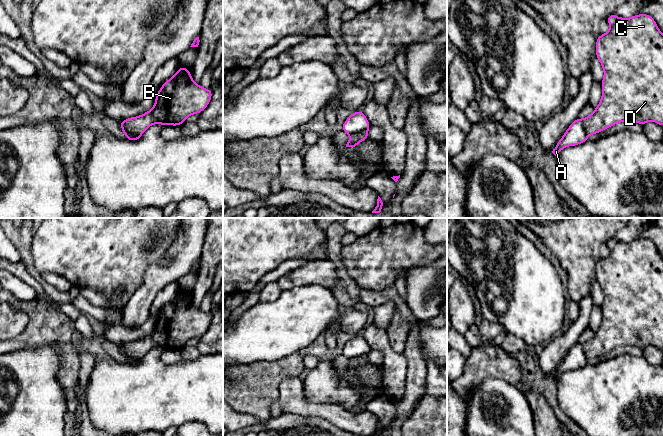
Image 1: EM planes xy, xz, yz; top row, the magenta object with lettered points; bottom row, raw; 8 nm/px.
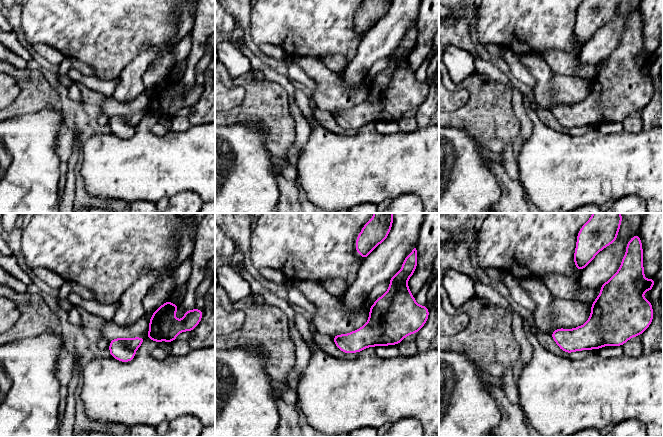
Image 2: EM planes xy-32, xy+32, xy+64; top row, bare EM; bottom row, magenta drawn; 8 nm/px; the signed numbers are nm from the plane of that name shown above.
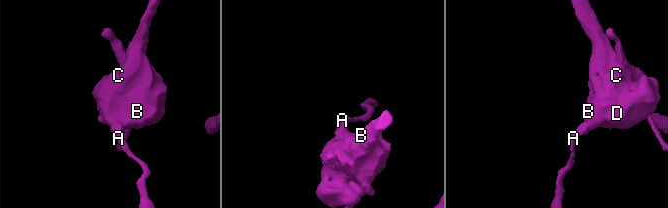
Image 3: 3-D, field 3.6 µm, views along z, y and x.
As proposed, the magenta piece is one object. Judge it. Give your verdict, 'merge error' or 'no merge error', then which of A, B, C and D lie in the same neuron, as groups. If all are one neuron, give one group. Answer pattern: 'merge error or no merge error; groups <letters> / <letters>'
merge error; groups A / B C D

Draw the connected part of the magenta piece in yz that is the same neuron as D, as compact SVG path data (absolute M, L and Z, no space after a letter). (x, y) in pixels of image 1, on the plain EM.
M614 237L607 241L610 254L602 259L599 259L596 264L596 282L600 285L604 294L604 300L601 306L602 309L602 321L598 330L593 337L588 341L582 343L583 351L587 359L598 358L599 356L608 353L619 346L632 345L637 346L640 349L644 349L647 346L653 345L663 351L663 258L658 252L654 242L648 238L637 238L630 242L617 241Z

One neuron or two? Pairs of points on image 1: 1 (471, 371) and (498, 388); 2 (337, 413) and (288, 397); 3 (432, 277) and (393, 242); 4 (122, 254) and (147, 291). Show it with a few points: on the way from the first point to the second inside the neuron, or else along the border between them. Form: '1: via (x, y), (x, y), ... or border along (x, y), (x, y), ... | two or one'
1: border along (508, 381), (485, 378), (468, 395) | two
2: via (325, 411), (310, 410), (300, 406) | one
3: border along (436, 259), (427, 264), (411, 266), (405, 271) | two
4: border along (155, 262), (146, 271), (142, 284), (128, 301) | two

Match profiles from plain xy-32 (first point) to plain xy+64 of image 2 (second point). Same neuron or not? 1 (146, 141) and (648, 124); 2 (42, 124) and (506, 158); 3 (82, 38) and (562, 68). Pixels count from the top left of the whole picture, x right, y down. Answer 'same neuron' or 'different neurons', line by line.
1: different neurons
2: different neurons
3: different neurons

